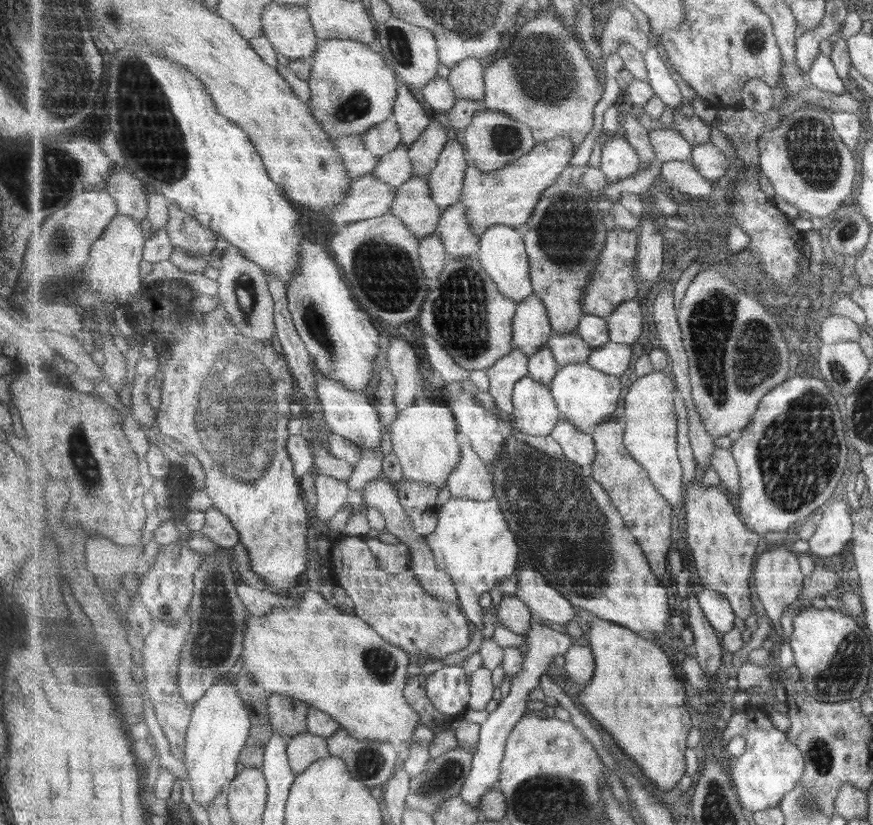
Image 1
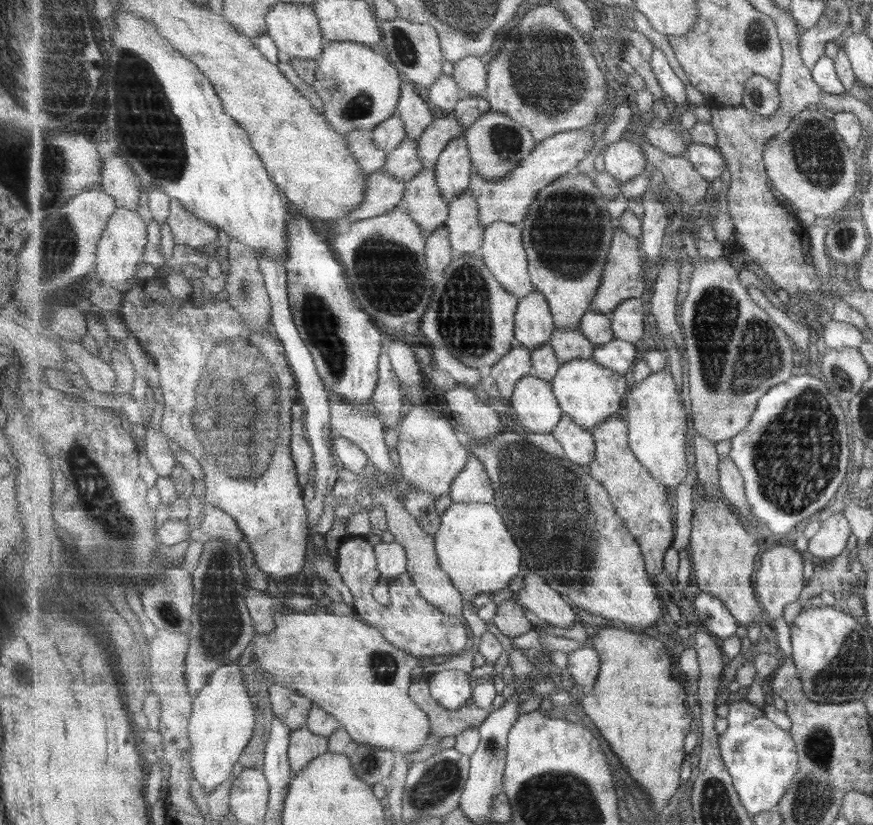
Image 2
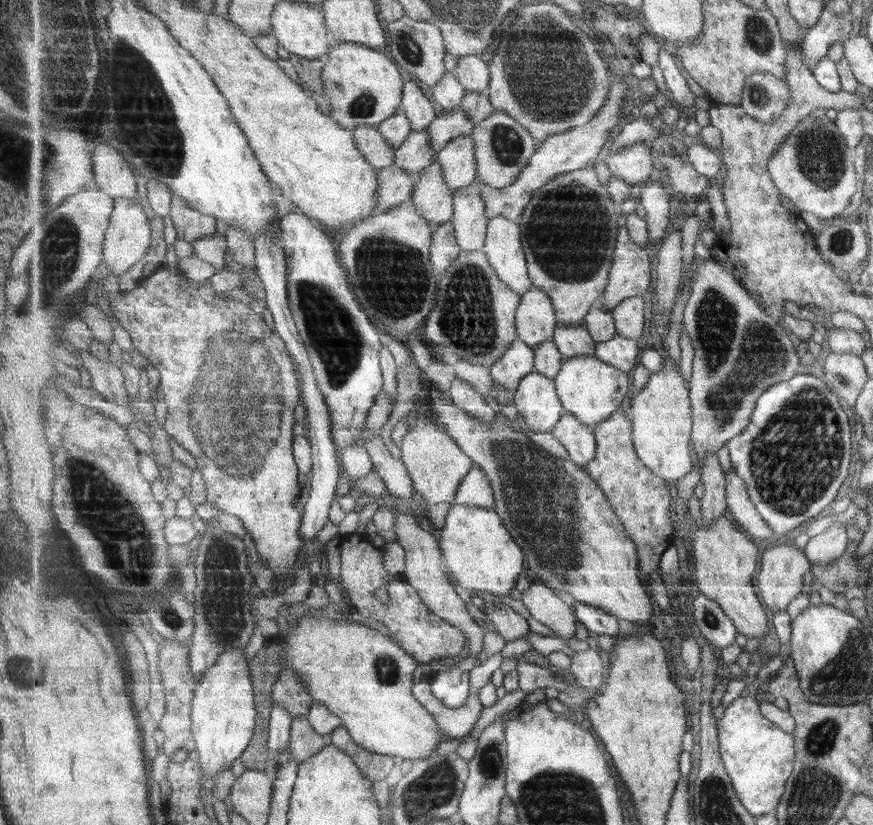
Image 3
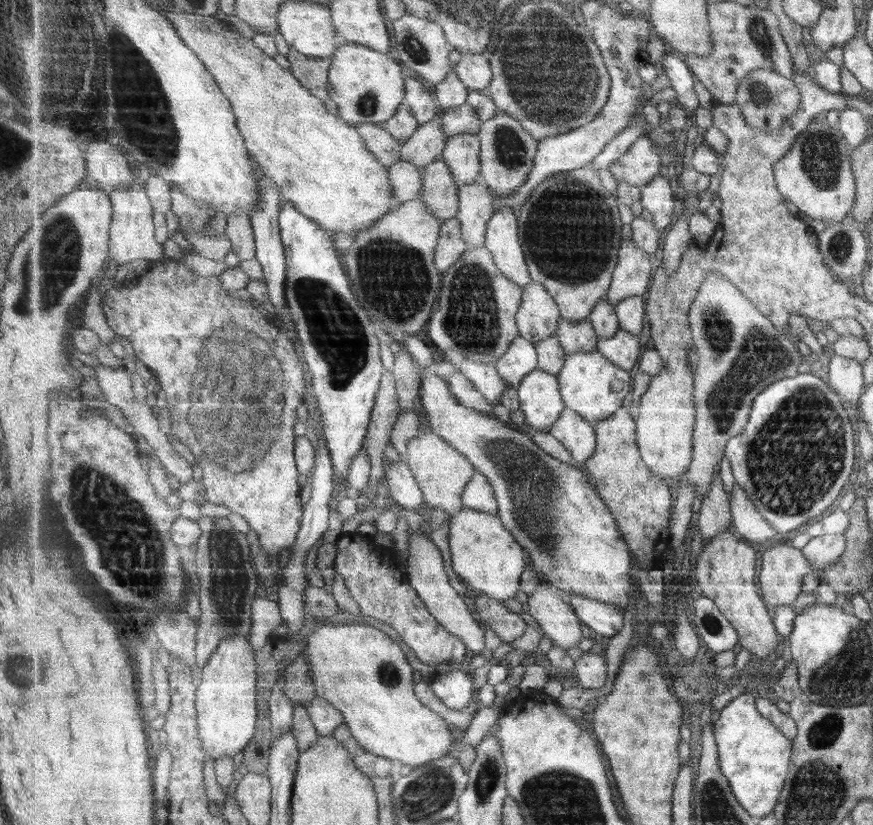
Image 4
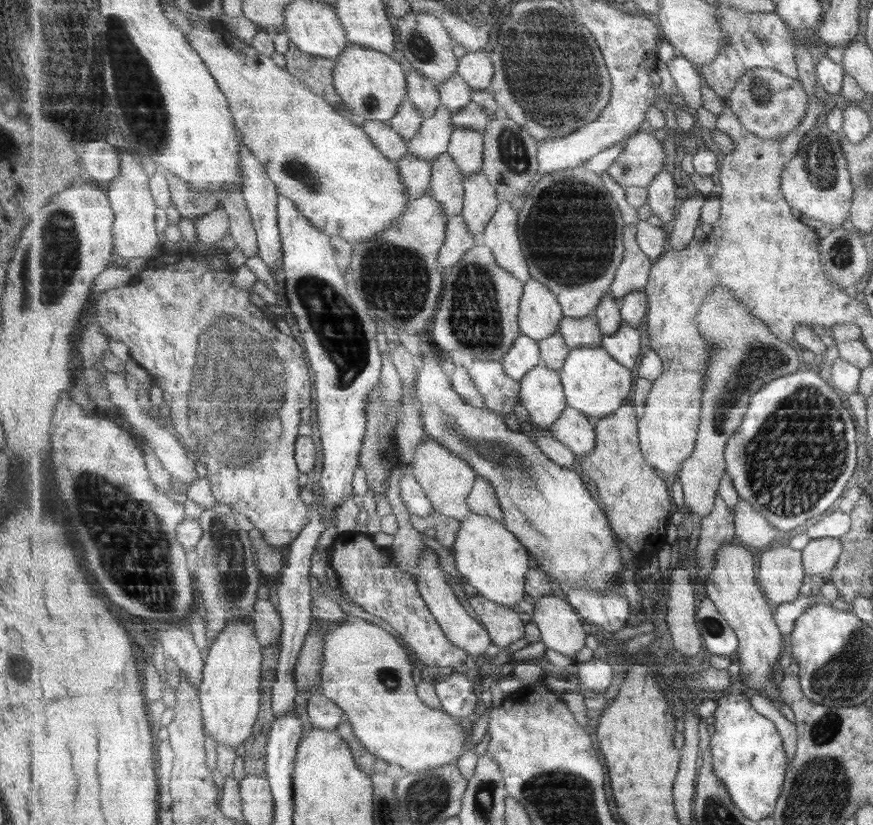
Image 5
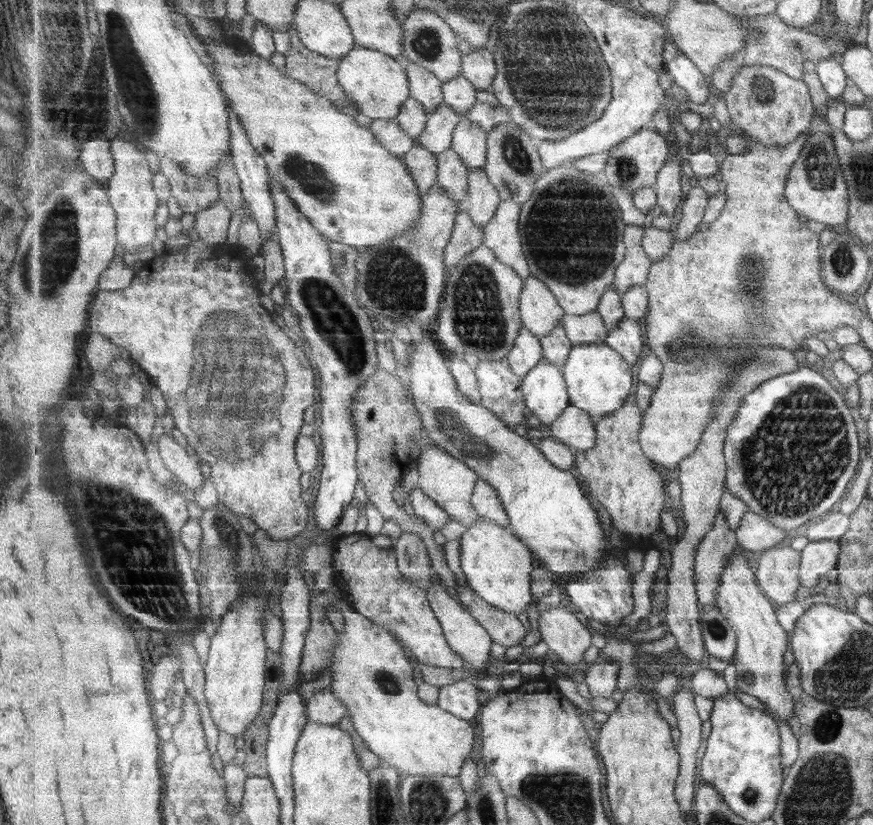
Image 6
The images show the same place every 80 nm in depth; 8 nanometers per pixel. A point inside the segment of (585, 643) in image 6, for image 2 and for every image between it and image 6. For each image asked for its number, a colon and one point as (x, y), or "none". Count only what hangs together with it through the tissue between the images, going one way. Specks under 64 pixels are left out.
2: (538, 596)
3: (544, 605)
4: (559, 622)
5: (560, 624)

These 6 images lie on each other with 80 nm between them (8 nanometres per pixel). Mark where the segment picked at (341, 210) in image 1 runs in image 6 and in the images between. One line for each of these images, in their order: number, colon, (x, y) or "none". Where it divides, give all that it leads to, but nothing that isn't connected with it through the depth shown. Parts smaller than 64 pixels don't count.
2: (383, 194)
3: (396, 184)
4: (407, 180)
5: (417, 173)
6: (423, 165)

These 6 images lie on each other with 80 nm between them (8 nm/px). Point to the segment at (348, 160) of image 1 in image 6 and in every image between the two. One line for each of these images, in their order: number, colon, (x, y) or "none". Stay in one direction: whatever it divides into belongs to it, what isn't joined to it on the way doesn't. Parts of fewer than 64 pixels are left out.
2: (371, 158)
3: (373, 144)
4: (380, 141)
5: (391, 143)
6: (389, 132)

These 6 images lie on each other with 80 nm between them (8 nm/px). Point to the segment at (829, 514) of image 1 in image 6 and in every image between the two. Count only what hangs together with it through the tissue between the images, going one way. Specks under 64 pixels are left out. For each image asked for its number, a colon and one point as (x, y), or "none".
2: (829, 542)
3: (822, 548)
4: (820, 552)
5: (820, 555)
6: (818, 557)

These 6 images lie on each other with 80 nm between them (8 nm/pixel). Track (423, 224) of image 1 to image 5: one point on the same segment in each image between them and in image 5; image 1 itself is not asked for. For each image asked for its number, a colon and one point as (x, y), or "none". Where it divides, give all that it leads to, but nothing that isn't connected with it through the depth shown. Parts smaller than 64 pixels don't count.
2: (423, 198)
3: (434, 200)
4: (441, 195)
5: (448, 188)

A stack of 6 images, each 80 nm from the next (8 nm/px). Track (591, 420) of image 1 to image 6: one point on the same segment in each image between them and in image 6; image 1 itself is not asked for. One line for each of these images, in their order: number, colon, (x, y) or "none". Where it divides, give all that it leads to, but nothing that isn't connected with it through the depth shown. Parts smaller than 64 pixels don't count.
2: (589, 393)
3: (591, 389)
4: (591, 384)
5: (595, 383)
6: (599, 379)

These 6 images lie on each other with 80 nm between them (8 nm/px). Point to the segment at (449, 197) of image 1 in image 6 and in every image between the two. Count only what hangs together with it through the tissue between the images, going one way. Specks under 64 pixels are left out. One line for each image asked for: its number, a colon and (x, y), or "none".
2: (455, 165)
3: (458, 159)
4: (462, 153)
5: (467, 145)
6: (470, 140)

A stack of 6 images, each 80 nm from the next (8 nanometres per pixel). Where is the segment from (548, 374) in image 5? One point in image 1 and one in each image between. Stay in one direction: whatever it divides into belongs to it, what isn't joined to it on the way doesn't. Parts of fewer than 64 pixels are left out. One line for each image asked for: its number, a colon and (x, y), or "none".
1: (536, 413)
2: (536, 409)
3: (538, 402)
4: (541, 401)

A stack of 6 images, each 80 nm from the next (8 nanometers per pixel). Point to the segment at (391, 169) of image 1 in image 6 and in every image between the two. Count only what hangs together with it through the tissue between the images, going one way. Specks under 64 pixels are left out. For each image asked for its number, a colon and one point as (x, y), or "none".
2: (404, 163)
3: (415, 155)
4: (428, 143)
5: (433, 139)
6: (437, 137)

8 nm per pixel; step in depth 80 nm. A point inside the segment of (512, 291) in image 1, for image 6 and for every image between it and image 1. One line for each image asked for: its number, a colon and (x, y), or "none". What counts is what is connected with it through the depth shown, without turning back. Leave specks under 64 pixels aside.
2: (503, 251)
3: (503, 246)
4: (503, 241)
5: (502, 237)
6: (502, 234)

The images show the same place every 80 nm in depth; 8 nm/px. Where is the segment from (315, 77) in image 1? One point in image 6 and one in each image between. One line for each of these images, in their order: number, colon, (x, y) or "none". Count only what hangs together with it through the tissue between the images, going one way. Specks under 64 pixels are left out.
2: (360, 89)
3: (365, 87)
4: (368, 86)
5: (373, 85)
6: (378, 84)

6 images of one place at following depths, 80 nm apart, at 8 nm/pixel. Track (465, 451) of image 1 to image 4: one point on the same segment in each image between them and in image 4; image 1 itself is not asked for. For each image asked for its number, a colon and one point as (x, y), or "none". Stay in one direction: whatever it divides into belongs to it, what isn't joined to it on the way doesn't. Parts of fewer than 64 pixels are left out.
2: (474, 484)
3: (476, 490)
4: (479, 496)

